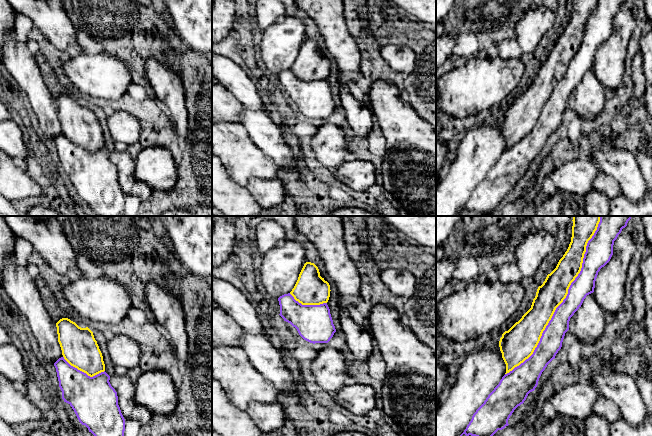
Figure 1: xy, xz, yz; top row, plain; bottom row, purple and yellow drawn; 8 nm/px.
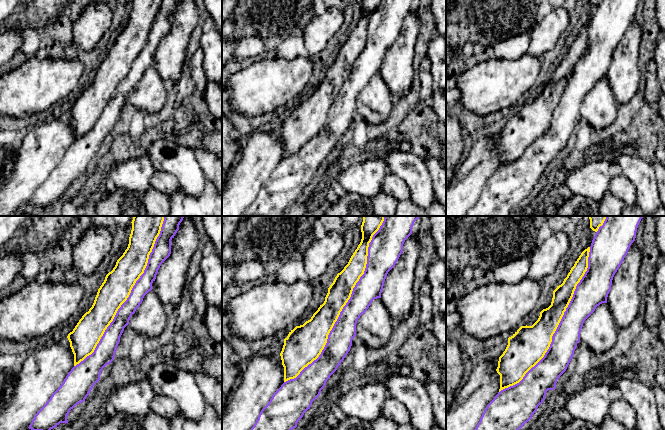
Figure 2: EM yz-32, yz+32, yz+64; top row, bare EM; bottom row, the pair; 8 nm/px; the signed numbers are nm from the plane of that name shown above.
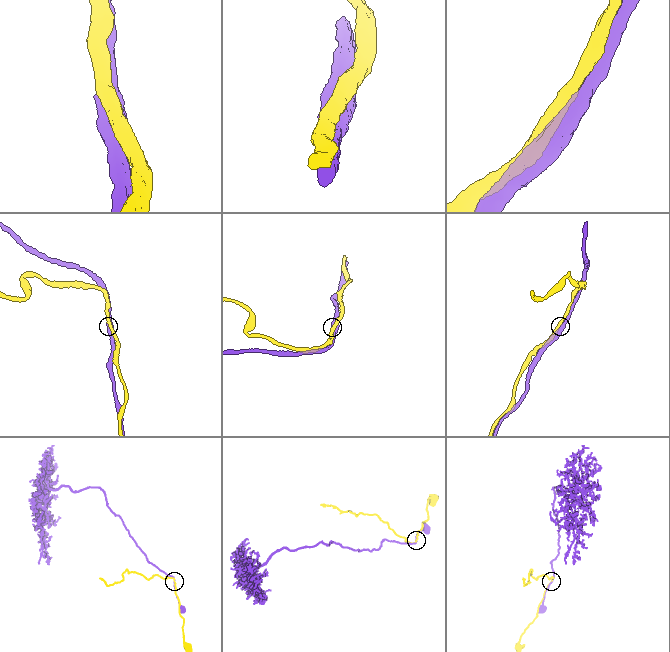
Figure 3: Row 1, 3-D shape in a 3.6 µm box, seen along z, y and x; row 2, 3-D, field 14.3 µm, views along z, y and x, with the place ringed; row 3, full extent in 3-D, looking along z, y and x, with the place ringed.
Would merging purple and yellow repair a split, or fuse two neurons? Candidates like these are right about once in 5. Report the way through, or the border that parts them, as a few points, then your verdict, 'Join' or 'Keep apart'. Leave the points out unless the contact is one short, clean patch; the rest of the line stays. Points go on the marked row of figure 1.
Keep apart

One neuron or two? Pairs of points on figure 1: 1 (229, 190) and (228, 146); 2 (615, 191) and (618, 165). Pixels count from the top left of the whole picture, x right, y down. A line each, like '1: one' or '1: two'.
1: two
2: two

